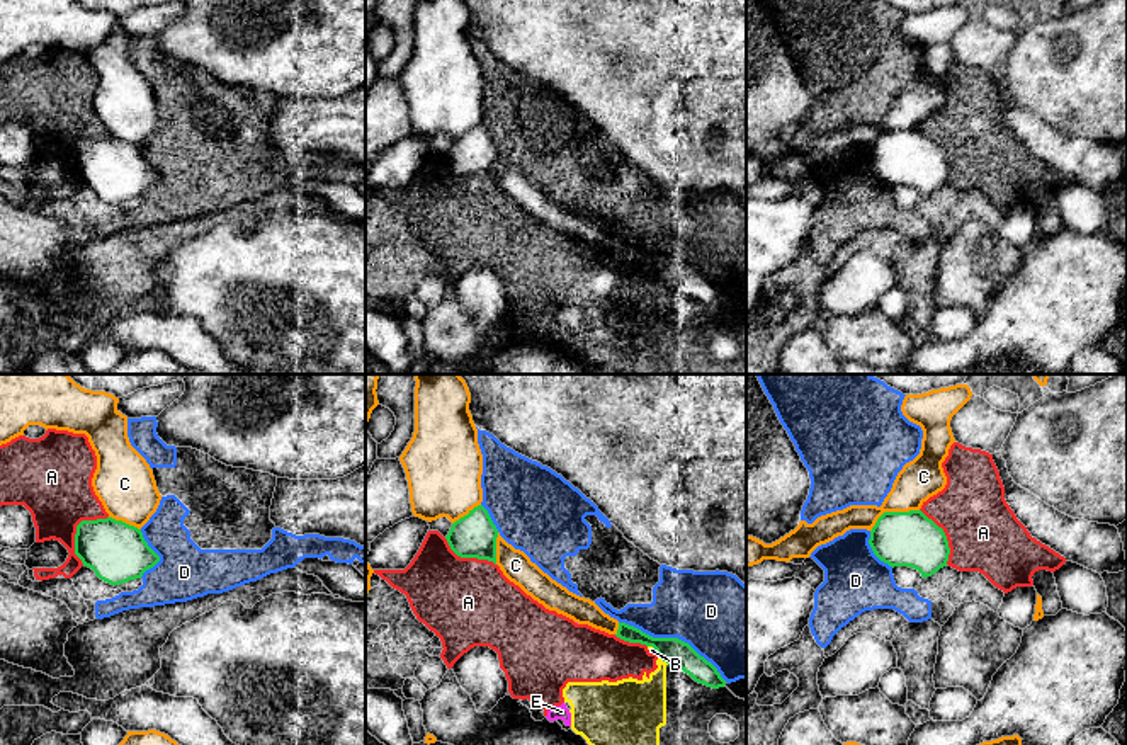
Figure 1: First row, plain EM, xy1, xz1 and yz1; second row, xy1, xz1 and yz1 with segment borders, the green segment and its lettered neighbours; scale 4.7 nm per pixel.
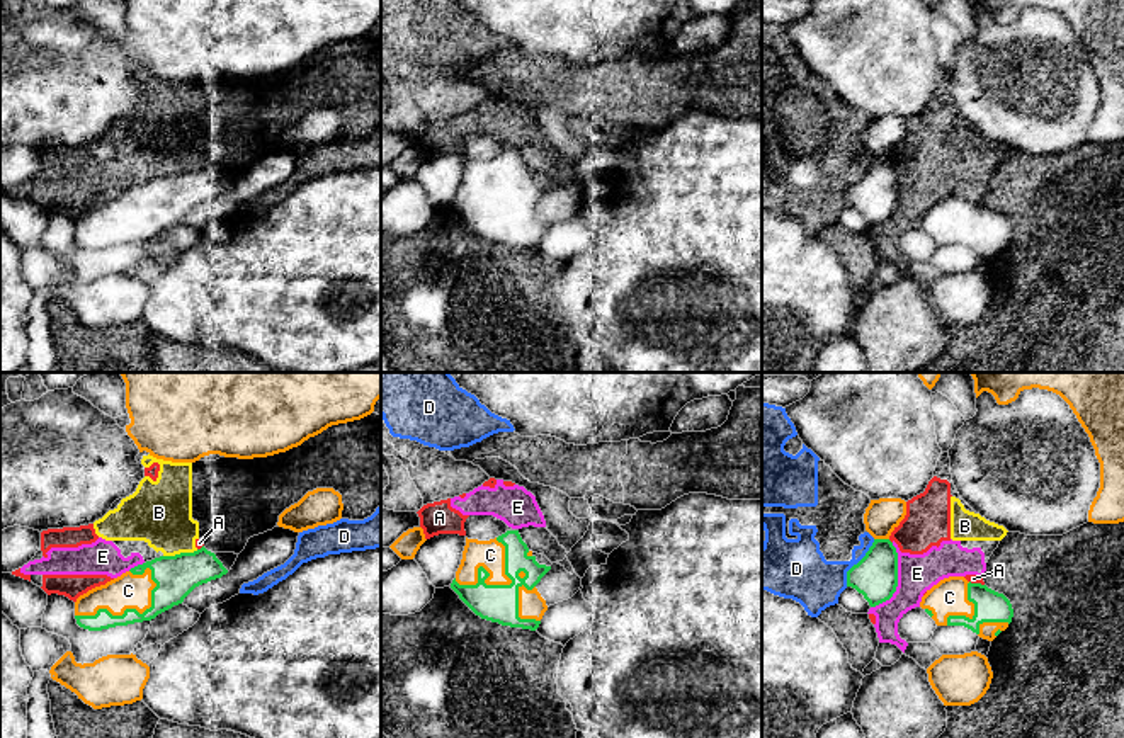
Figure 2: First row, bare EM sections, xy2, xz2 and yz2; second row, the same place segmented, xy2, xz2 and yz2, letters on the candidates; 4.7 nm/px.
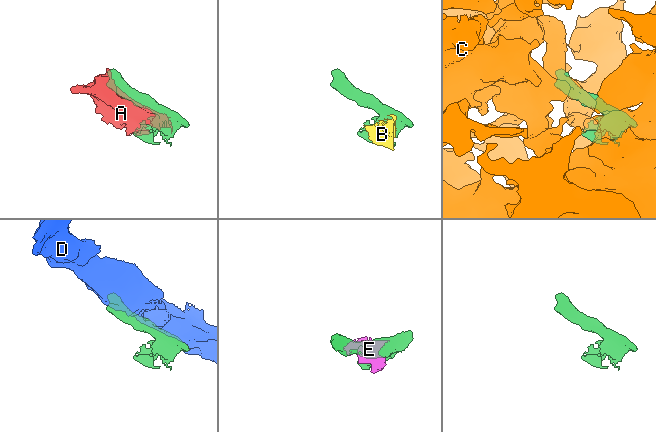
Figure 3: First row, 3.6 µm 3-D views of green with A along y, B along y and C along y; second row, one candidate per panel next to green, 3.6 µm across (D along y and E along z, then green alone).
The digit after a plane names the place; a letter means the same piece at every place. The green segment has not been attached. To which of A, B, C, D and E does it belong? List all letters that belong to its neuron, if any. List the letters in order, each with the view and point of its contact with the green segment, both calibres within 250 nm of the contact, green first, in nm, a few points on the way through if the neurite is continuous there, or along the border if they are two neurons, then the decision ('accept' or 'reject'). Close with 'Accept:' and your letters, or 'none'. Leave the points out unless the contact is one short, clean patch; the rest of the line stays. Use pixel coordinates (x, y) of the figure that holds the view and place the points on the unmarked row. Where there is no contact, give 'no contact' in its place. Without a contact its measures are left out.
A: meets green in xy1 at (77, 150); 280 nm thick on the green side, 360 nm on the other; reject
B: meets green in xy2 at (181, 172); 200 nm thick on the green side, 300 nm on the other; reject
C: meets green in xy2 at (130, 228); 180 nm thick on the green side, 160 nm on the other; accept
D: meets green in xz1 at (673, 257); 130 nm thick on the green side, 400 nm on the other; reject
E: meets green in yz2 at (896, 199); 200 nm thick on the green side, 190 nm on the other; reject
Accept: C

